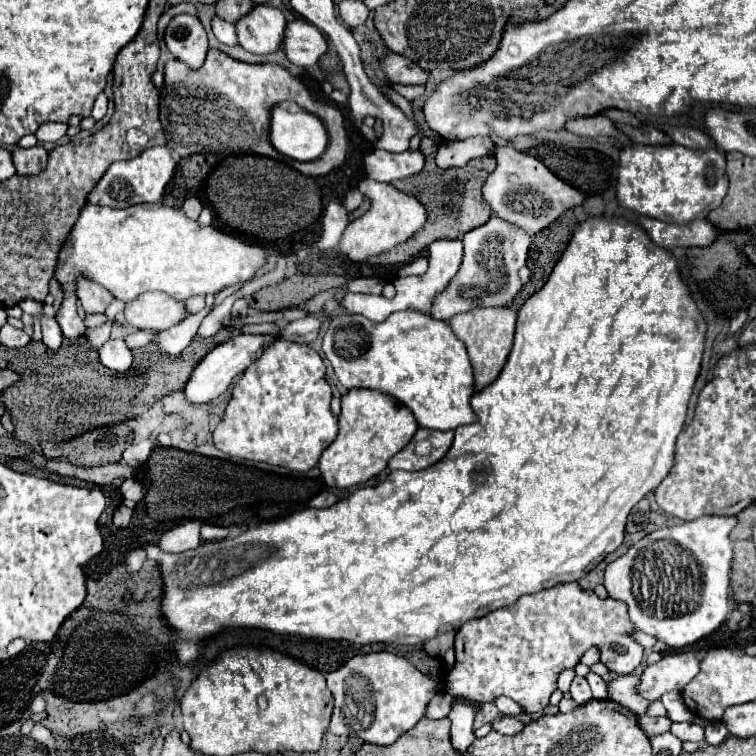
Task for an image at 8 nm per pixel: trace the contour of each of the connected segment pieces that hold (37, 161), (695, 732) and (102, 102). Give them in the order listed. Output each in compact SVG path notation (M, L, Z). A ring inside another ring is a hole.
M35 145L29 149L15 147L11 155L13 155L13 163L19 175L37 175L47 165L47 151L41 145Z
M673 723L673 725L671 725L671 733L677 735L681 741L705 743L703 725L699 725L699 723Z
M99 93L97 99L95 99L95 105L93 105L93 113L91 115L95 119L103 119L105 113L107 113L107 97L105 97L105 93Z

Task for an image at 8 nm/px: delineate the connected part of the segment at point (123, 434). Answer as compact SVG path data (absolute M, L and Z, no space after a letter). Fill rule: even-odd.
M125 423L87 431L63 445L59 445L61 457L77 467L99 467L121 461L121 453L131 443L133 431Z

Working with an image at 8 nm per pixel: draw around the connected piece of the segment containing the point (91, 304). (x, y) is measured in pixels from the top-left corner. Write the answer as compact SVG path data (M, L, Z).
M79 281L77 297L79 297L79 301L83 305L83 311L87 315L105 313L107 305L115 299L111 293L103 291L103 287L99 287L97 283L87 283L87 281Z

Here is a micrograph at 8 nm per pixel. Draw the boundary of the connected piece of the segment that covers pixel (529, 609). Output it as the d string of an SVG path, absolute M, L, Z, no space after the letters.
M559 583L535 595L523 595L511 607L493 611L491 615L467 621L455 637L455 667L447 677L447 693L463 695L477 703L493 703L495 697L507 695L523 707L525 713L543 711L551 697L551 663L579 663L589 647L599 647L601 663L617 675L633 673L641 659L643 647L633 639L635 625L627 615L627 605L617 599L601 599L593 591L585 591L579 583Z

